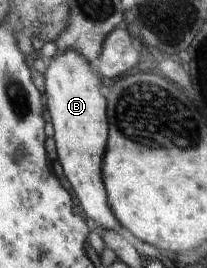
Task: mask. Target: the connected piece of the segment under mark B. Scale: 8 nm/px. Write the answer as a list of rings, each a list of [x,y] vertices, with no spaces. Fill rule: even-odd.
[[[77,51],[57,53],[47,63],[44,73],[45,95],[47,97],[47,111],[51,117],[51,125],[55,131],[55,140],[58,161],[62,165],[65,177],[77,195],[79,207],[83,213],[93,219],[98,227],[103,229],[119,230],[120,221],[117,221],[112,206],[107,201],[101,165],[108,142],[107,107],[105,99],[99,91],[99,75],[91,73],[89,61]]]

